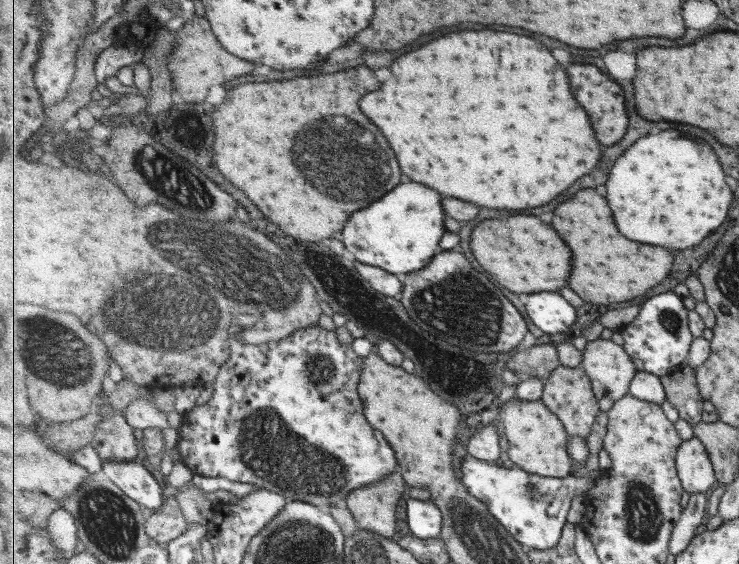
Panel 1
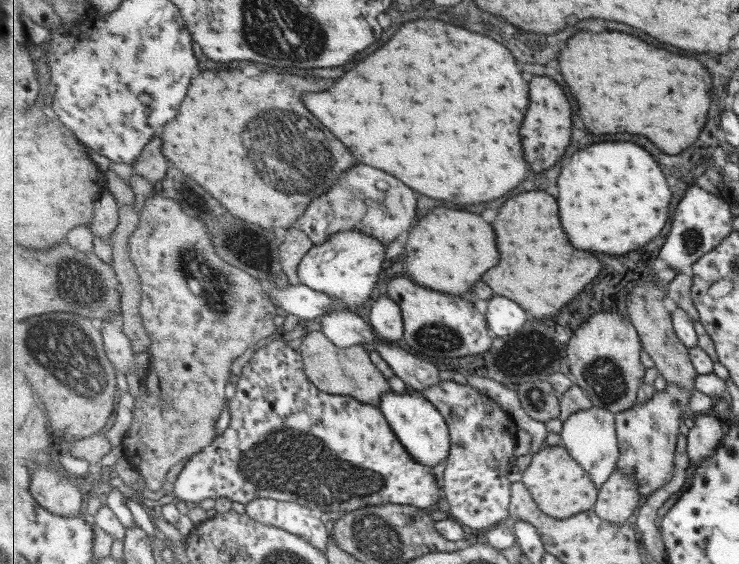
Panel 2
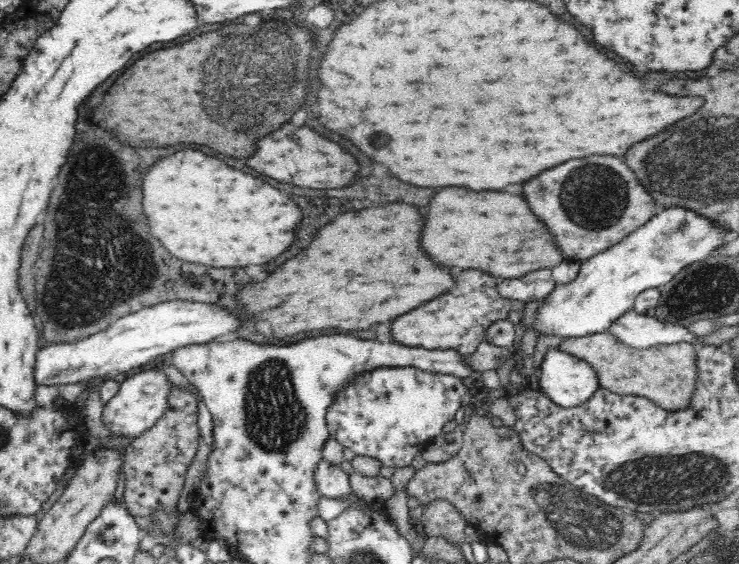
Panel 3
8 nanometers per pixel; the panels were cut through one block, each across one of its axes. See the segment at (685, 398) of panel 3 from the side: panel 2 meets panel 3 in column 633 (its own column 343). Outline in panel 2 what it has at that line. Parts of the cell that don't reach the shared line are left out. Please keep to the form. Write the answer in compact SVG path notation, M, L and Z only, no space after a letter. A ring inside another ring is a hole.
M320 330L311 331L303 339L296 339L298 348L303 354L306 374L323 392L335 395L352 396L373 406L381 408L383 394L393 391L387 377L370 357L370 353L360 344L351 347L340 347L331 342Z

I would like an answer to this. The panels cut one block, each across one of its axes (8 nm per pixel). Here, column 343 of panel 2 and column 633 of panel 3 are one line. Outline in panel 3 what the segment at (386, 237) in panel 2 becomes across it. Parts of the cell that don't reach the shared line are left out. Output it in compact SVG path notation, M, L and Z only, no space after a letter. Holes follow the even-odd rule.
M588 156L582 160L568 160L534 176L530 182L522 186L522 192L530 210L546 224L566 260L588 260L598 252L618 244L660 211L648 191L638 184L632 170L616 156Z

